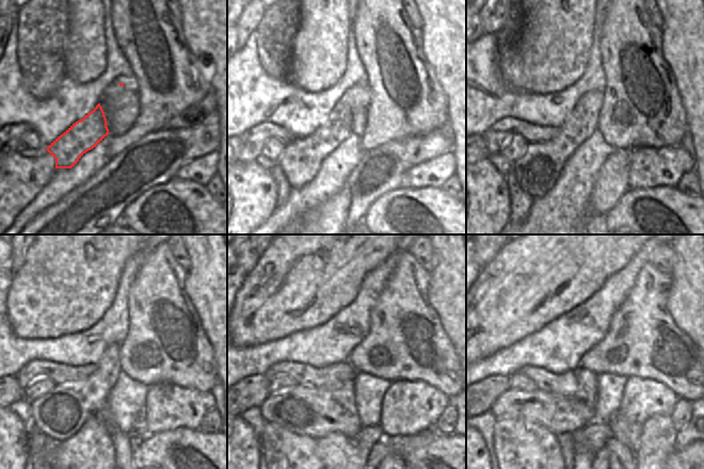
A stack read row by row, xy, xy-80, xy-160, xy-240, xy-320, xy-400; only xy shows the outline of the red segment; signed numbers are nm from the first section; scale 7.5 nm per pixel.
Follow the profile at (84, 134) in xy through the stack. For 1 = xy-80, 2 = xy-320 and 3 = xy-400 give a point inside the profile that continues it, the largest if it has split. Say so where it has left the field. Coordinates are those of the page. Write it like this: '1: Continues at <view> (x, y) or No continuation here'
1: Continues at xy-80 (301, 160)
2: Continues at xy-320 (307, 410)
3: Continues at xy-400 (558, 414)

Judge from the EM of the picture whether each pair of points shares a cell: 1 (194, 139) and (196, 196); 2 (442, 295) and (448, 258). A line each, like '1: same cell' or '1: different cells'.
1: different cells
2: same cell

